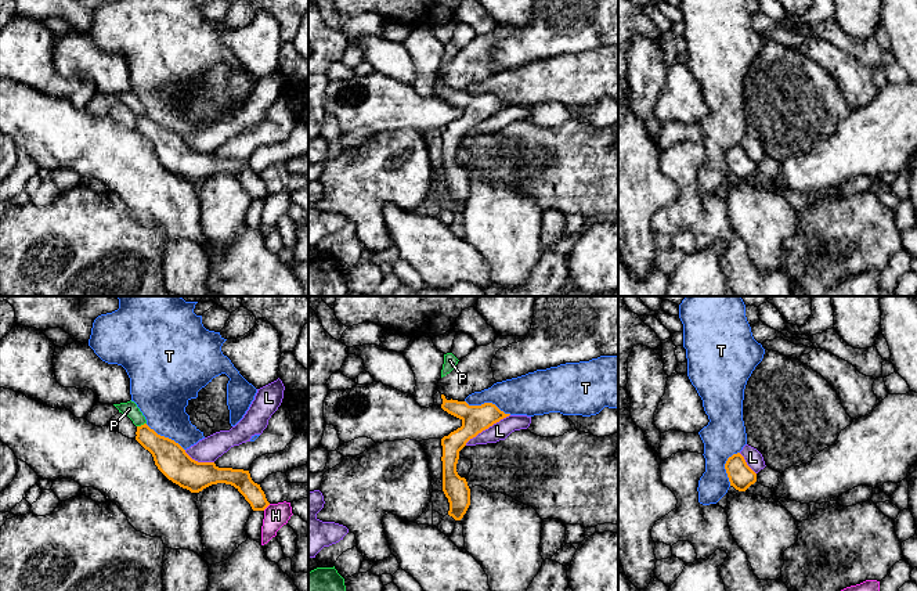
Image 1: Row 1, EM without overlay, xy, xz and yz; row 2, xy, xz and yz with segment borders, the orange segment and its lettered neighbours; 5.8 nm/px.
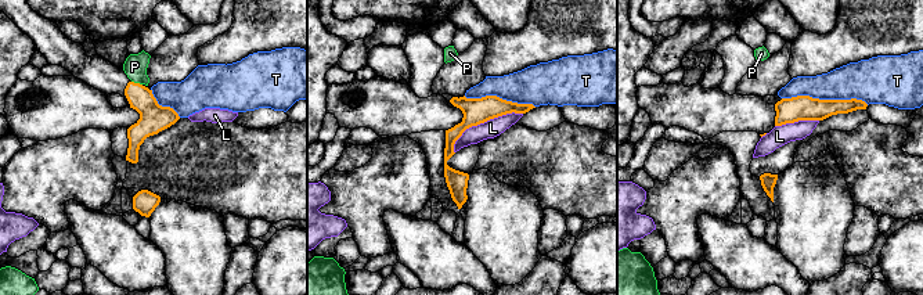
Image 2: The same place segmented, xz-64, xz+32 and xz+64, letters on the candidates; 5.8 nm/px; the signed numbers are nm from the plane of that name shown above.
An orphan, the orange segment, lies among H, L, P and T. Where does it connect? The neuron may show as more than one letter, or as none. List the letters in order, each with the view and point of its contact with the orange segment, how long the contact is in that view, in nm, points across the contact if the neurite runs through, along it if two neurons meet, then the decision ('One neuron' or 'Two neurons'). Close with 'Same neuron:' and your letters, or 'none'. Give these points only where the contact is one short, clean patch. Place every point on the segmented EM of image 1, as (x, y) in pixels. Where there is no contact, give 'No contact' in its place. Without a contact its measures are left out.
H: Touches orange at xy (266, 507). Shared border 60 nm. Boundary: xy (270, 504), (263, 510). Two neurons
L: Touches orange at xz (487, 428). Shared border 320 nm. Boundary: xz (509, 414), (479, 432), (465, 444). Two neurons
P: Touches orange at xy (141, 425). Shared border 60 nm. Boundary: xy (145, 422), (137, 426). Two neurons
T: Touches orange at xz (488, 403). Shared border 280 nm. Two neurons
Same neuron: none

